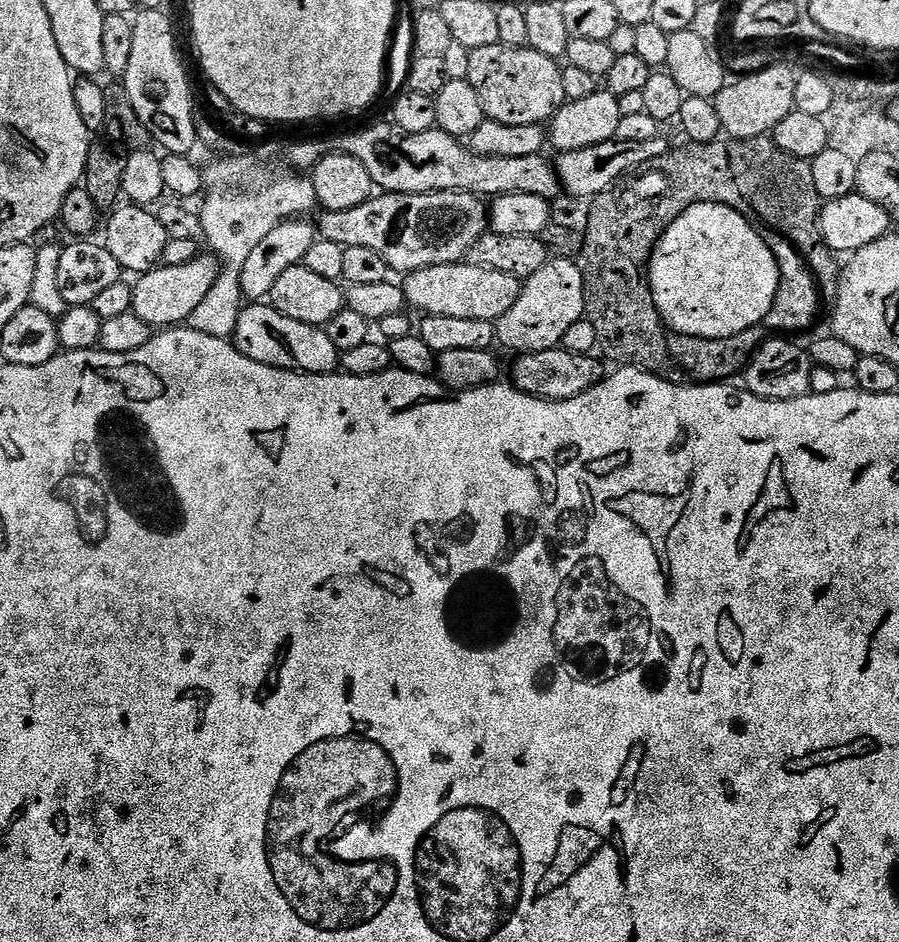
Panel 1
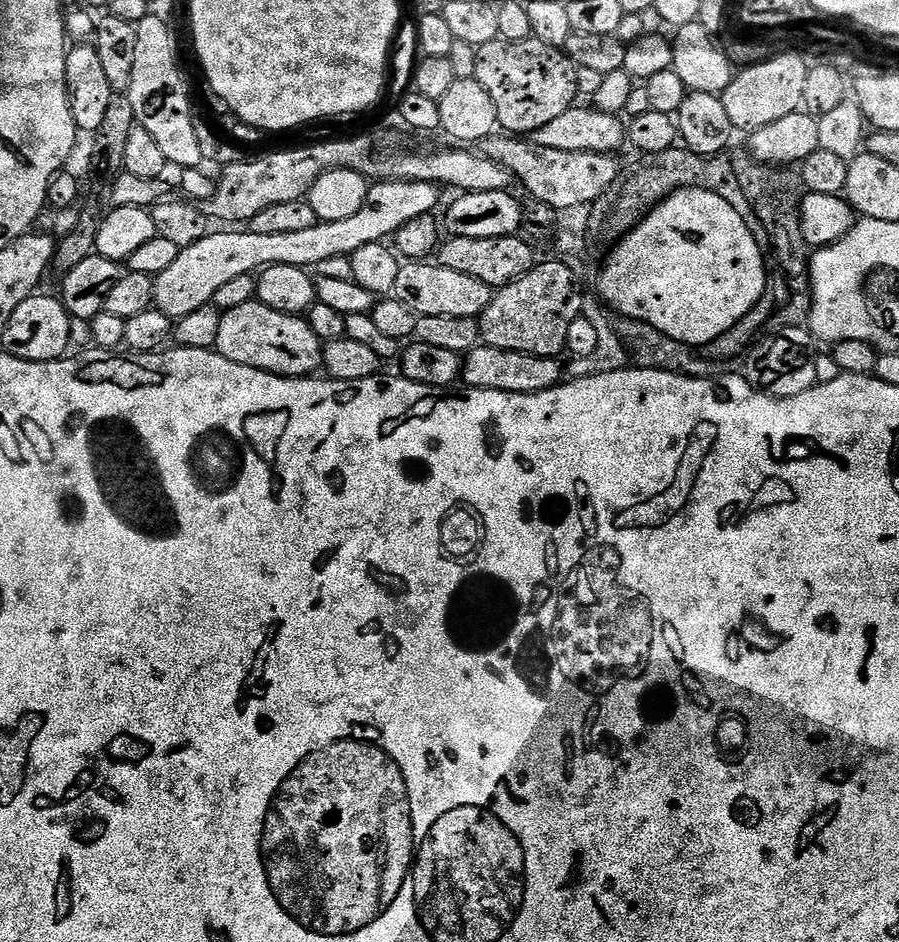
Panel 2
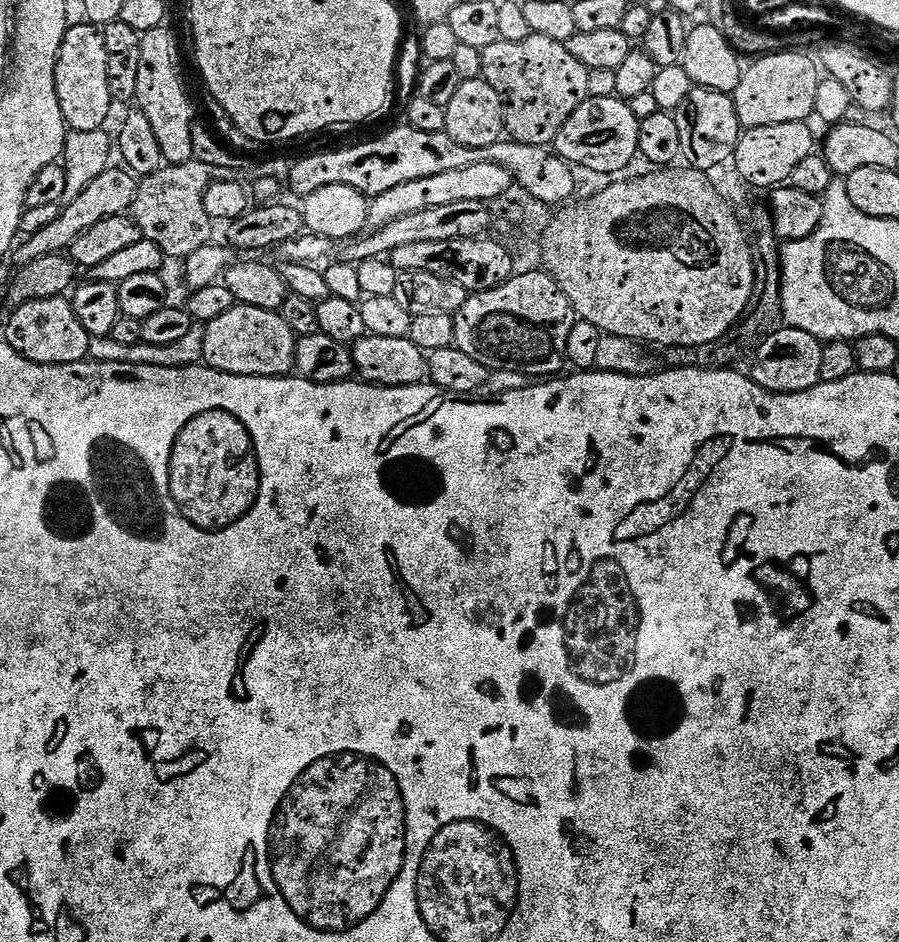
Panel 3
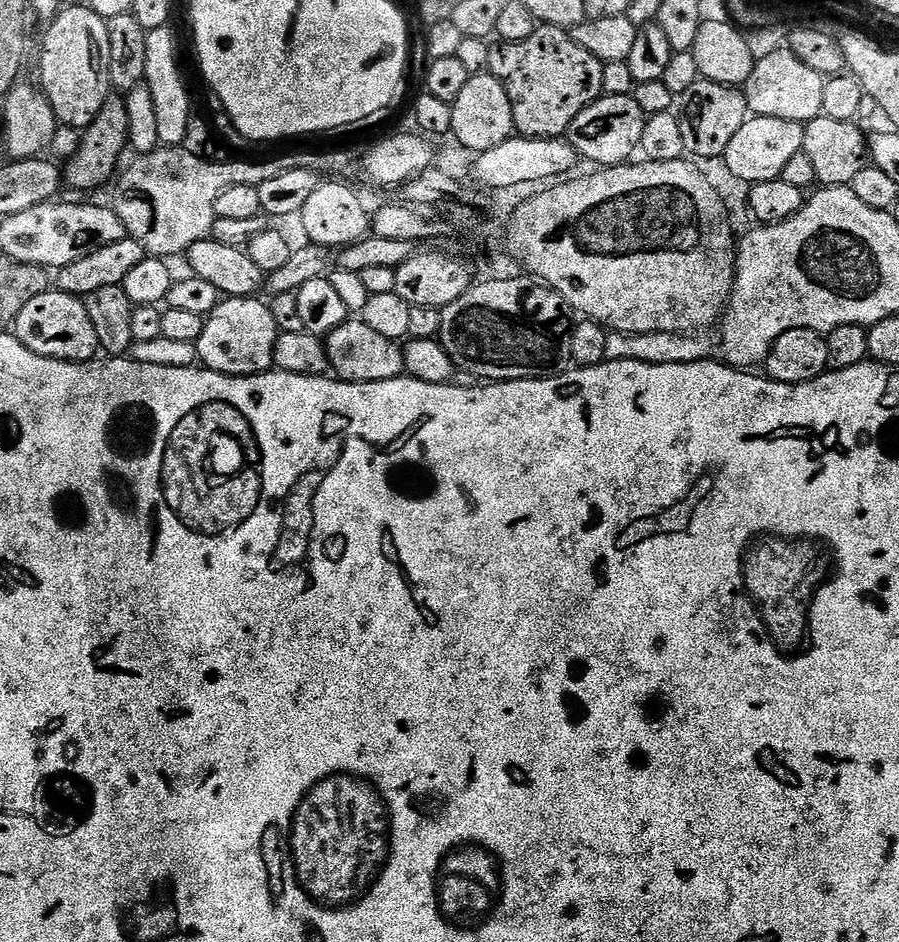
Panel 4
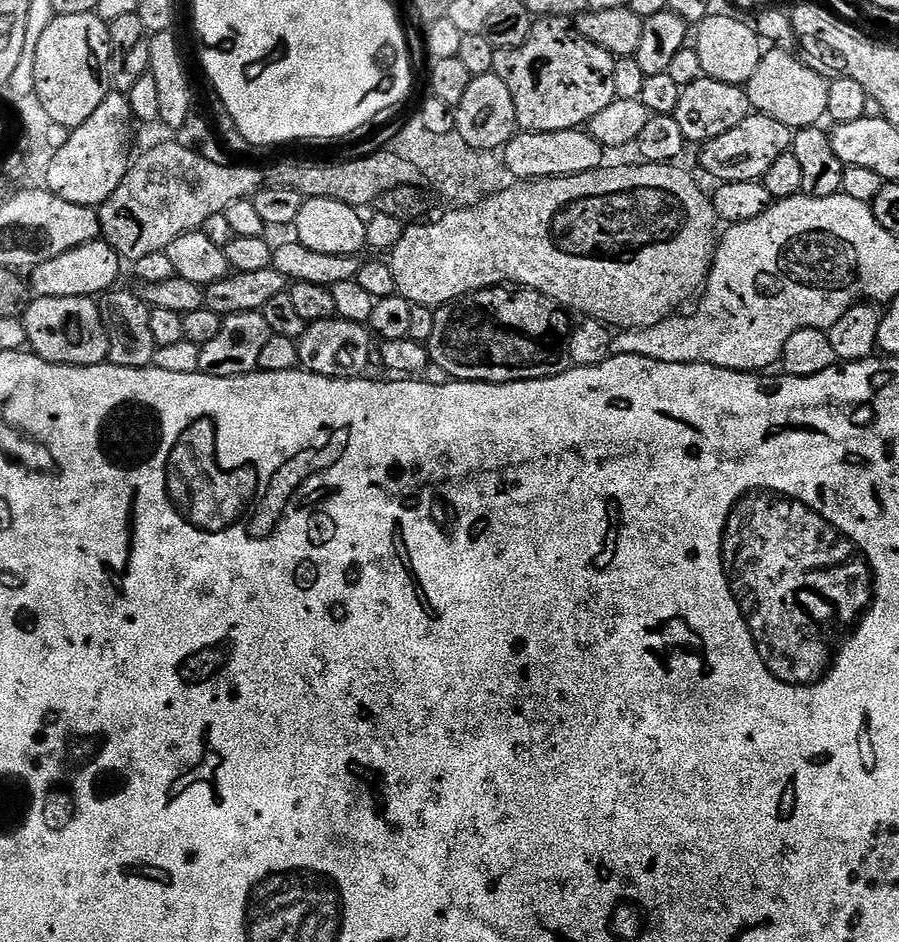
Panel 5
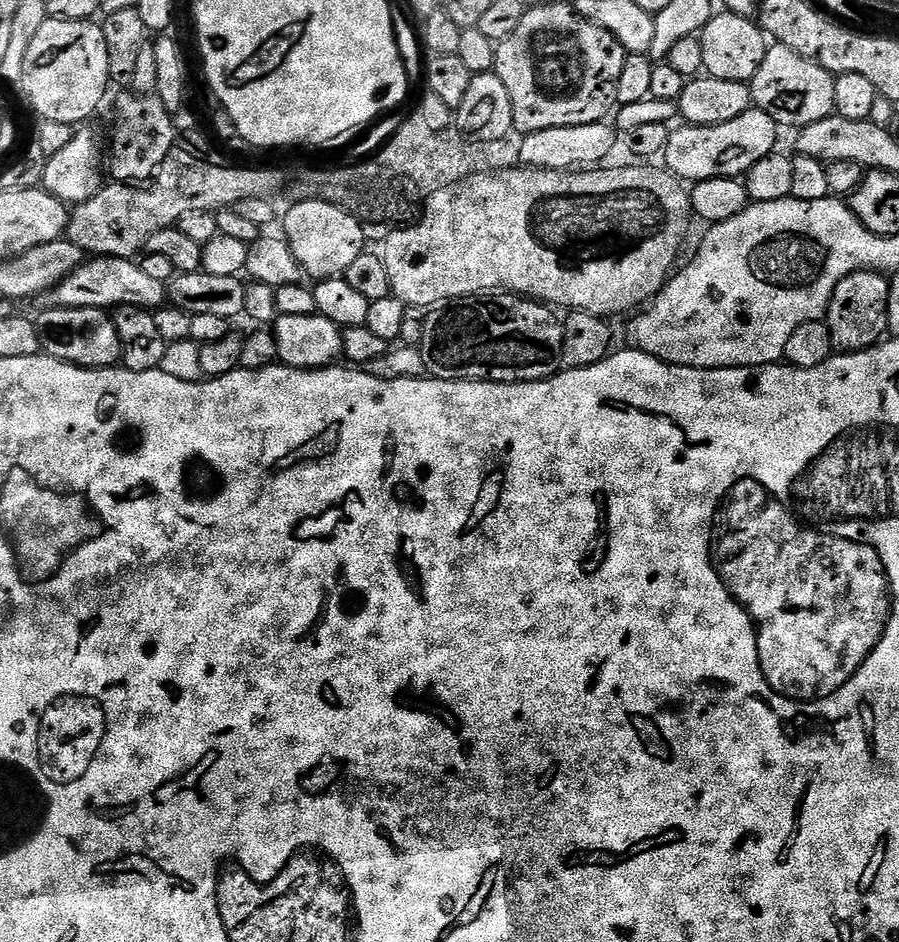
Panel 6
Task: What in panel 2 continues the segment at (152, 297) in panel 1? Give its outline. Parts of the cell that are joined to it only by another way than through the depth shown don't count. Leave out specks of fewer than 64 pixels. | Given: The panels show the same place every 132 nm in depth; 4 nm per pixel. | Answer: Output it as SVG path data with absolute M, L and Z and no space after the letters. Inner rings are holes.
M382 180L369 187L366 202L362 202L362 210L358 210L358 214L338 222L322 220L307 230L297 230L291 234L254 234L251 230L209 231L198 242L180 249L178 258L174 258L174 262L170 262L170 266L155 277L154 307L174 322L179 322L184 316L211 305L218 290L239 276L259 273L271 264L315 270L318 262L326 258L352 256L354 250L362 246L395 237L396 231L406 226L406 222L435 213L435 208L441 207L440 192L441 189L430 182Z

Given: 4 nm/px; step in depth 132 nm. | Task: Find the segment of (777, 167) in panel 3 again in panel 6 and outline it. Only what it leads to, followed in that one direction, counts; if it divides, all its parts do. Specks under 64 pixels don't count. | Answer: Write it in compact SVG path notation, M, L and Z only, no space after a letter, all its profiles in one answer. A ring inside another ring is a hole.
M755 106L746 114L738 114L738 118L733 118L731 122L722 122L722 126L684 124L679 127L671 129L662 160L665 160L663 163L667 171L681 182L699 182L727 176L743 177L752 169L754 162L762 162L762 158L778 148L778 126L774 118Z

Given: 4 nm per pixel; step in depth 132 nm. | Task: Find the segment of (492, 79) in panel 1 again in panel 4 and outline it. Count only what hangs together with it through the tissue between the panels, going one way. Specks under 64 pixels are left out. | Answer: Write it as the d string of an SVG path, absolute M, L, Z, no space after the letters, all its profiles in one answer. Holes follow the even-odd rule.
M537 27L530 38L517 44L500 42L488 53L487 71L497 76L504 84L506 94L510 98L510 106L516 123L515 131L522 136L531 136L533 140L551 140L567 133L570 122L582 114L586 106L590 106L602 95L602 74L604 65L594 54L582 50L578 42L574 42L571 31L563 28Z

